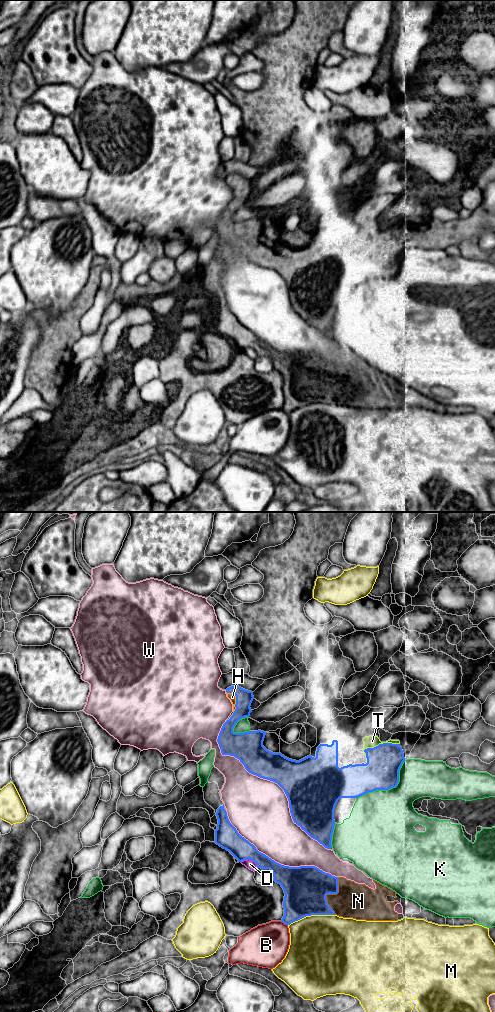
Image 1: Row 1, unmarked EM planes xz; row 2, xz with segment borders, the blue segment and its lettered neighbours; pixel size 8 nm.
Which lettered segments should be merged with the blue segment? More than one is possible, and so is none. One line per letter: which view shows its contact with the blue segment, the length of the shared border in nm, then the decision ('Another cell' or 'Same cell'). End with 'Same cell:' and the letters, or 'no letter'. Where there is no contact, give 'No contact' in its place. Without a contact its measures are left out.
B: Touches blue in xz. Shared border 70 nm. Another cell
D: Touches blue in xz. Shared border 150 nm. Another cell
H: Touches blue in xz. Shared border 180 nm. Same cell
K: Touches blue in xz. Shared border 500 nm. Another cell
M: Touches blue in xz. Shared border 380 nm. Another cell
N: Touches blue in xz. Shared border 300 nm. Same cell
T: Touches blue in xz. Shared border 300 nm. Same cell
W: Touches blue in xz. Shared border 1350 nm. Another cell
Same cell: H, N, T

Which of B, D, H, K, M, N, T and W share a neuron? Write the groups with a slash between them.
B / D / H N T / K / M / W

